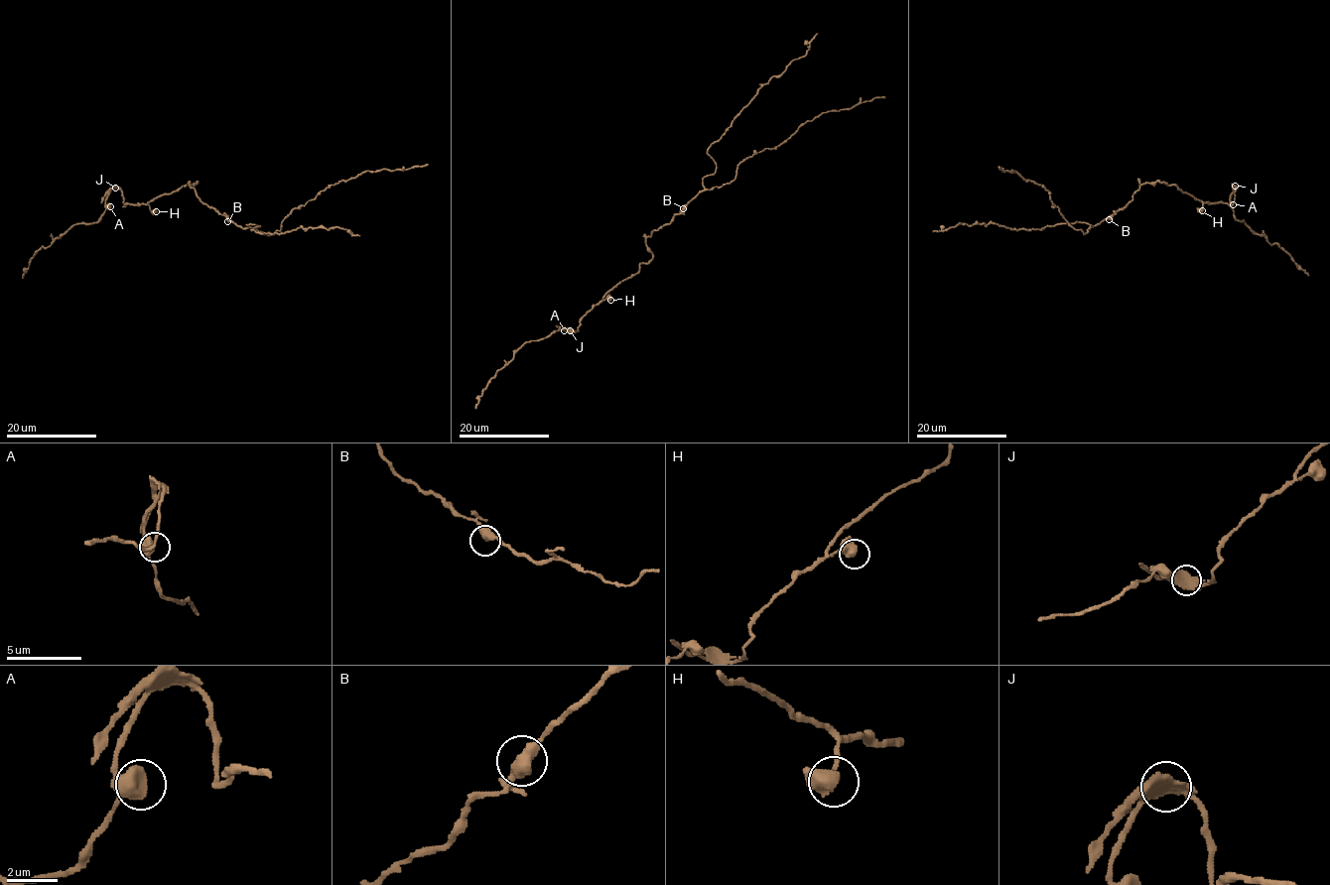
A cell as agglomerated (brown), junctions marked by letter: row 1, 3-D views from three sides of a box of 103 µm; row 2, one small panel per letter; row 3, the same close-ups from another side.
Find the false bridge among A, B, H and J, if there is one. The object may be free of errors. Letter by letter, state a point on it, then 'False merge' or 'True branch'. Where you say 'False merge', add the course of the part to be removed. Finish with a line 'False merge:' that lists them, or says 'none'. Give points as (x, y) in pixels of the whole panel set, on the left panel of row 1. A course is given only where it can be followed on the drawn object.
A: Place: (110, 206). True branch
B: Place: (227, 221). True branch
H: Place: (156, 211). True branch
J: Place: (115, 188). False merge. Course of the part to remove: (115, 187), (100, 203)
False merge: J

